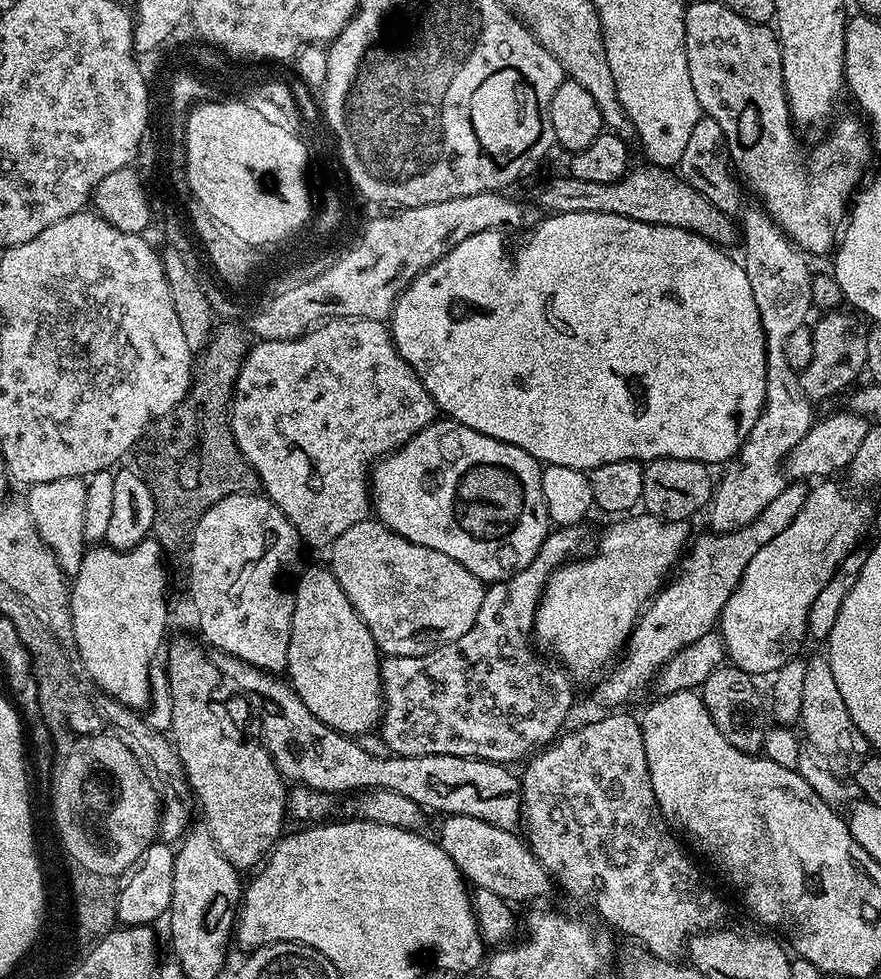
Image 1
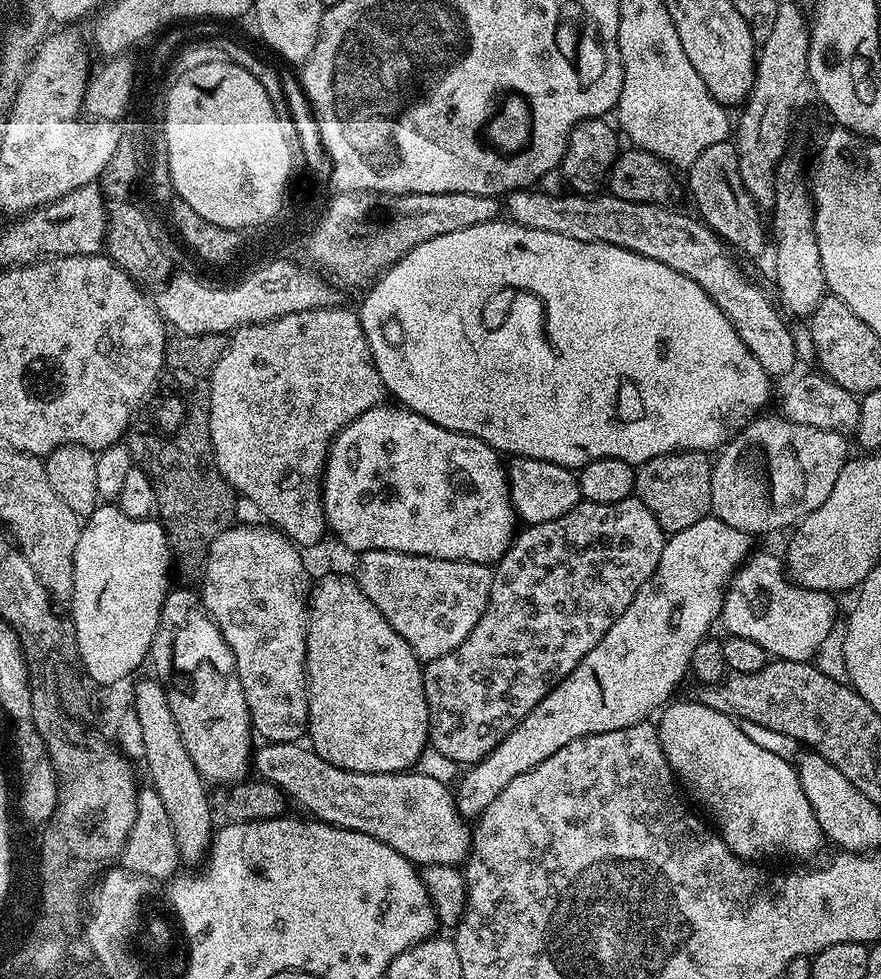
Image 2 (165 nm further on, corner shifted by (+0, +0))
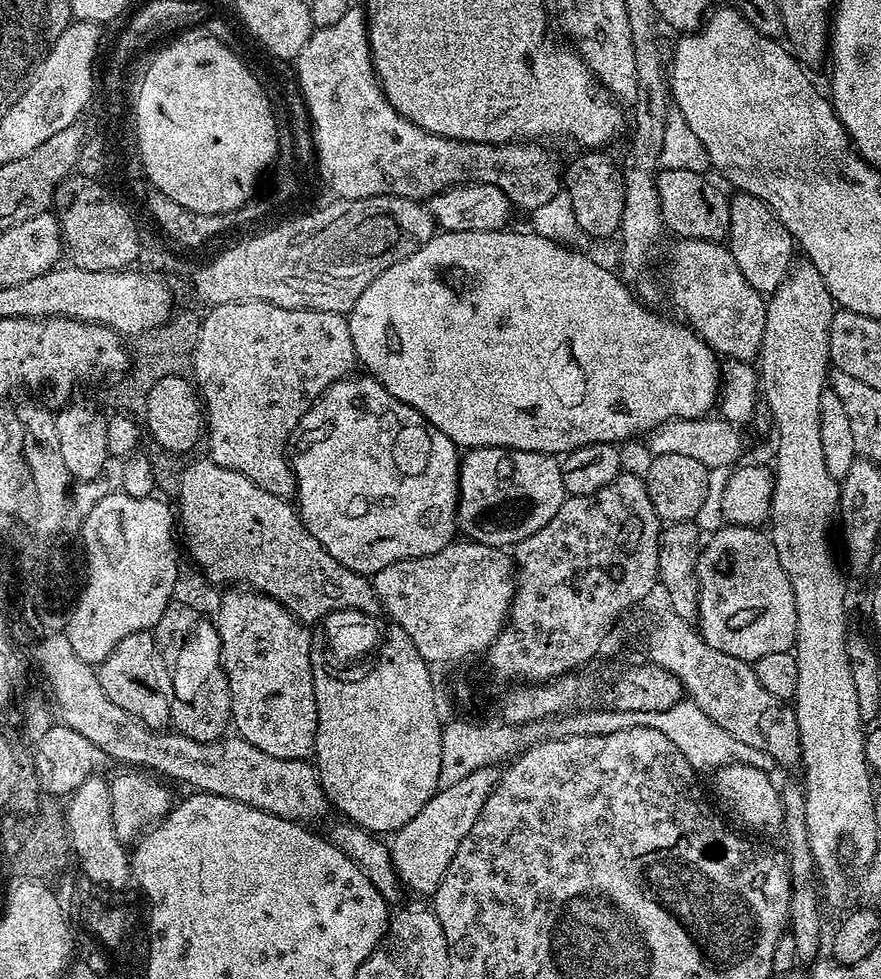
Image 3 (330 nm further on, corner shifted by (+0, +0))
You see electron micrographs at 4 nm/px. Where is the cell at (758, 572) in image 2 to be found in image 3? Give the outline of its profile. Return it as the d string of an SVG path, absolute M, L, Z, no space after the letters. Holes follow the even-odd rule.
M723 525L713 531L701 549L699 559L700 597L698 598L698 631L714 650L739 660L755 662L766 654L787 652L796 643L796 607L794 590L782 562L778 562L771 537L751 525Z

